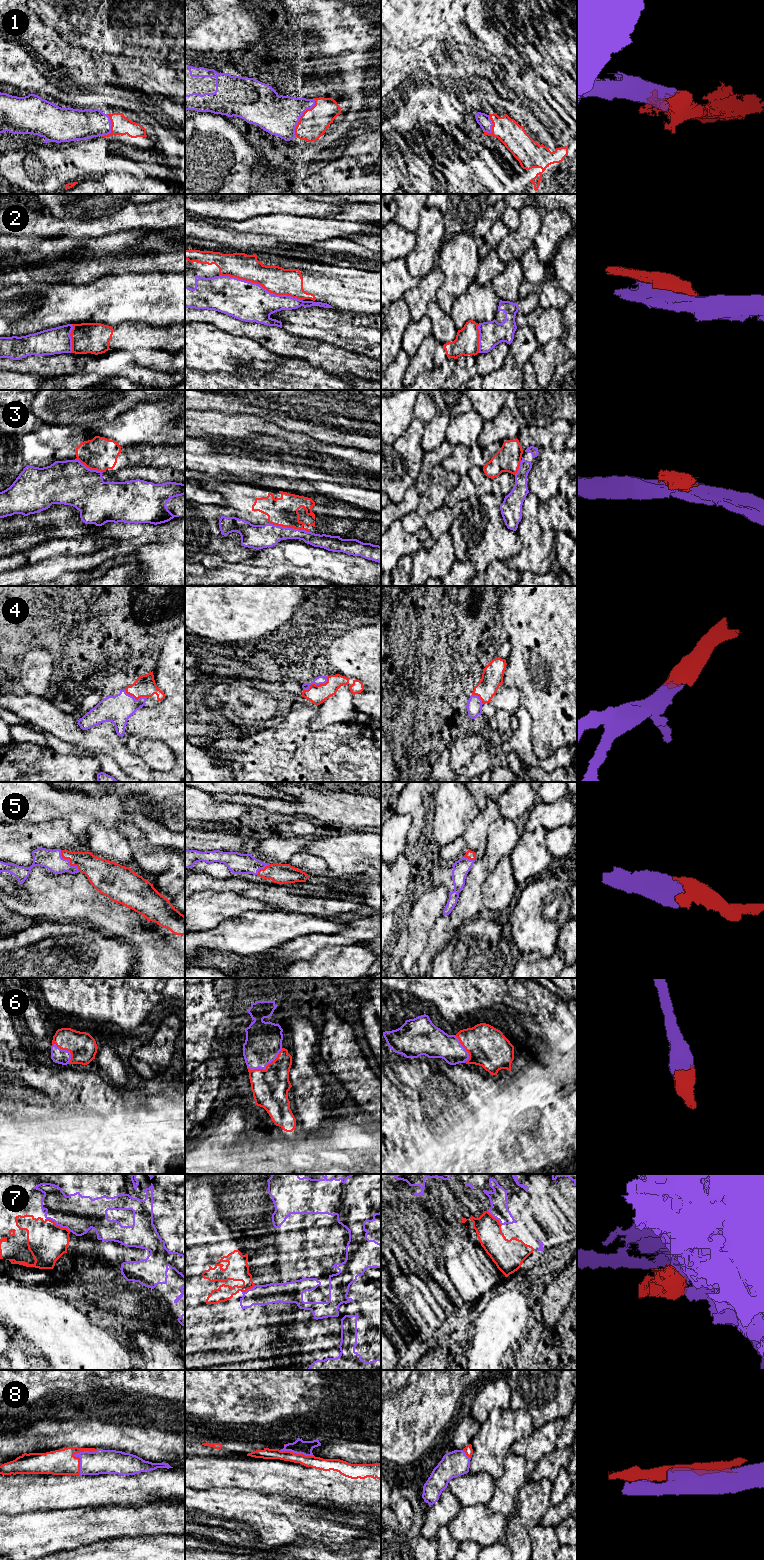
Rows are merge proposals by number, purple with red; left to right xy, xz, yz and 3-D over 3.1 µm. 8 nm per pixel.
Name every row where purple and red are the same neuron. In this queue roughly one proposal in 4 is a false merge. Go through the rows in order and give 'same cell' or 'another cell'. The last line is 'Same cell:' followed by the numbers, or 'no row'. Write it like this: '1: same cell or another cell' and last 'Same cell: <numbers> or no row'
1: same cell
2: another cell
3: another cell
4: same cell
5: same cell
6: same cell
7: another cell
8: same cell
Same cell: 1, 4, 5, 6, 8

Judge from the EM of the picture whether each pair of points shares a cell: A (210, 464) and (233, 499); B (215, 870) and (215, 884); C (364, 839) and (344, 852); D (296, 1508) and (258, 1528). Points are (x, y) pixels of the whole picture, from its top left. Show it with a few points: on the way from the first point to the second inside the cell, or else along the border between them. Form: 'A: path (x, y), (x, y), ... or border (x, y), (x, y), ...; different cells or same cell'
A: border (232, 481), (250, 484); different cells
B: border (195, 872), (205, 872), (218, 878), (224, 878); different cells
C: path (359, 844), (349, 852); same cell
D: path (287, 1517), (283, 1521), (267, 1522); same cell

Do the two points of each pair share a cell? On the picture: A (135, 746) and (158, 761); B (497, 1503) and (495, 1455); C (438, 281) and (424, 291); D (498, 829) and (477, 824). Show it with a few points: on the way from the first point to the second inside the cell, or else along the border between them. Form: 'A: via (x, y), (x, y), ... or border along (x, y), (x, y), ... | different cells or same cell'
A: via (141, 748), (145, 748), (152, 755) | same cell
B: border along (505, 1456), (503, 1471), (495, 1480) | different cells
C: via (435, 281), (427, 288) | same cell
D: border along (490, 824), (487, 830), (487, 846), (484, 850) | different cells

